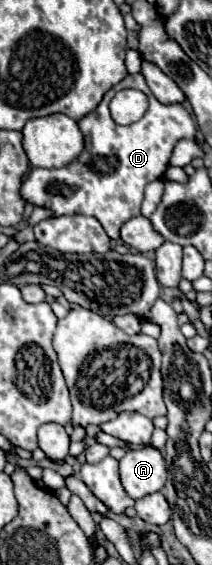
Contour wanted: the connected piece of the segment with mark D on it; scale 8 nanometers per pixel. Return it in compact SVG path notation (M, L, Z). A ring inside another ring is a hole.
M136 73L136 75L126 75L118 85L114 85L104 95L104 99L96 107L96 111L82 117L78 121L78 125L80 125L80 131L84 133L84 151L66 167L60 167L60 169L30 169L26 179L22 181L20 195L26 203L30 203L34 207L50 209L52 217L62 217L62 215L90 215L90 217L96 217L100 221L100 225L104 227L104 231L108 233L108 237L118 241L122 225L126 221L130 221L132 217L140 215L140 203L142 203L142 197L144 197L146 183L150 183L154 179L162 179L176 141L194 139L194 133L196 133L194 121L182 105L160 105L156 101L156 97L152 97L142 73ZM126 87L140 89L142 93L146 93L148 101L150 101L150 107L148 107L146 115L140 121L124 127L124 125L114 123L114 119L110 117L110 111L108 111L108 103L114 97L116 91L126 89Z

